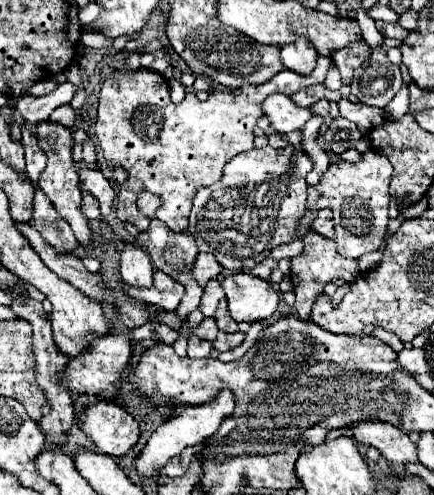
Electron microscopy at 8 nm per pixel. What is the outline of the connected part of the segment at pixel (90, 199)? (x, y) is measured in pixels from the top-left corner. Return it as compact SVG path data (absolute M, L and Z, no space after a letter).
M85 194L83 196L83 212L85 212L85 216L89 218L89 220L95 220L95 218L99 218L99 204L97 204L97 198L95 196L91 196L91 194Z

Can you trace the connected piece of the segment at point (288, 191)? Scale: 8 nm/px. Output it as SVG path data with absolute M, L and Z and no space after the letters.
M271 146L253 148L229 160L223 168L223 176L219 182L199 188L191 208L191 226L187 232L197 242L199 252L211 252L217 256L219 264L231 272L247 272L255 264L263 262L273 248L287 244L297 230L297 224L304 216L307 202L306 176L311 172L313 162L307 154L303 154L295 146L287 146L283 150L275 150Z

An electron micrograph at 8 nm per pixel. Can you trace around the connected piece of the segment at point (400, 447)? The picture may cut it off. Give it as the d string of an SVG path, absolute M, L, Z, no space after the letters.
M367 420L349 424L347 430L357 444L375 446L381 456L389 462L397 476L405 474L405 462L417 462L417 446L403 430L383 424L379 420Z

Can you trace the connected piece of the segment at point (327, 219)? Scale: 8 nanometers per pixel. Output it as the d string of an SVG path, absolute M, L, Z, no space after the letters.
M319 210L317 212L317 218L311 222L311 230L315 230L317 234L321 234L321 236L325 236L325 238L333 238L335 236L335 232L333 232L333 214L331 214L331 210Z

